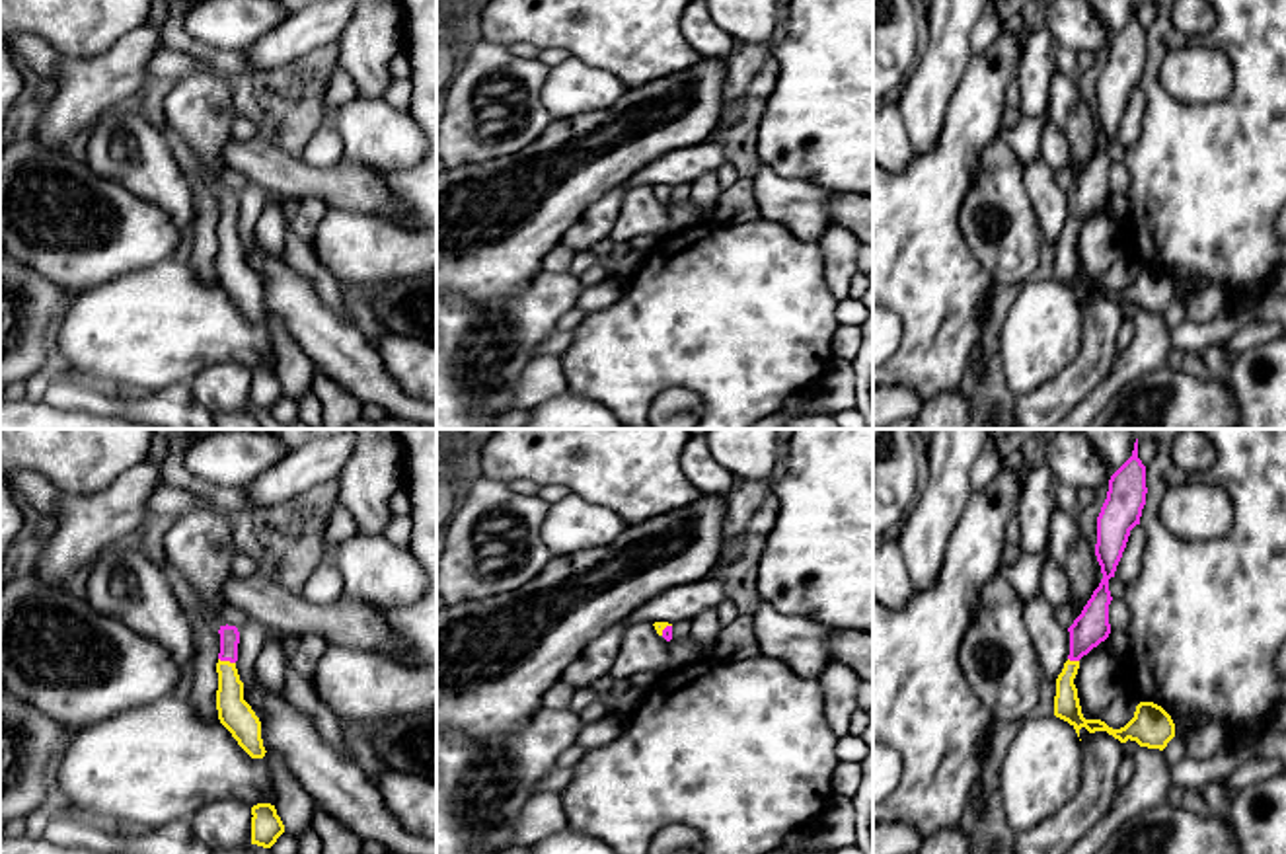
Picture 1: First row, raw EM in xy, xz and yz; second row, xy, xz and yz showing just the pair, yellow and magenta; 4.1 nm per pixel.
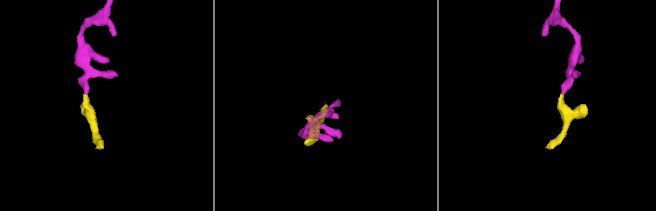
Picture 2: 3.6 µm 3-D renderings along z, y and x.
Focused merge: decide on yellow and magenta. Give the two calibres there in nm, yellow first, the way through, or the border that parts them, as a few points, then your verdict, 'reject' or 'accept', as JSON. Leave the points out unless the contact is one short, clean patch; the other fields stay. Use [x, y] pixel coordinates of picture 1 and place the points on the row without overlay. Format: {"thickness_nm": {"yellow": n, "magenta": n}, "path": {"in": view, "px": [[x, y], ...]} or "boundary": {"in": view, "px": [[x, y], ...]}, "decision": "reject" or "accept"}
{"thickness_nm": {"yellow": 140, "magenta": 80}, "path": {"in": "xy", "px": [[234, 275], [226, 225], [228, 197]]}, "decision": "accept"}

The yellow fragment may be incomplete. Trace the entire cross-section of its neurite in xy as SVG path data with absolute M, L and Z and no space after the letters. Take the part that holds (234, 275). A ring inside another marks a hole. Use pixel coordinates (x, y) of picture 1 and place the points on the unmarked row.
M226 187L220 189L218 197L218 283L251 322L263 322L267 314L261 302L261 285L251 273L251 269L244 263L244 246L240 244L236 232L240 195L236 189Z

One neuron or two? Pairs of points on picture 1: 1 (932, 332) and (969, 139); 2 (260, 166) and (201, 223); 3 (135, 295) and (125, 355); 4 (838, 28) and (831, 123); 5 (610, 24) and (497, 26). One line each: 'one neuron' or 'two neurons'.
1: one neuron
2: two neurons
3: one neuron
4: one neuron
5: one neuron

